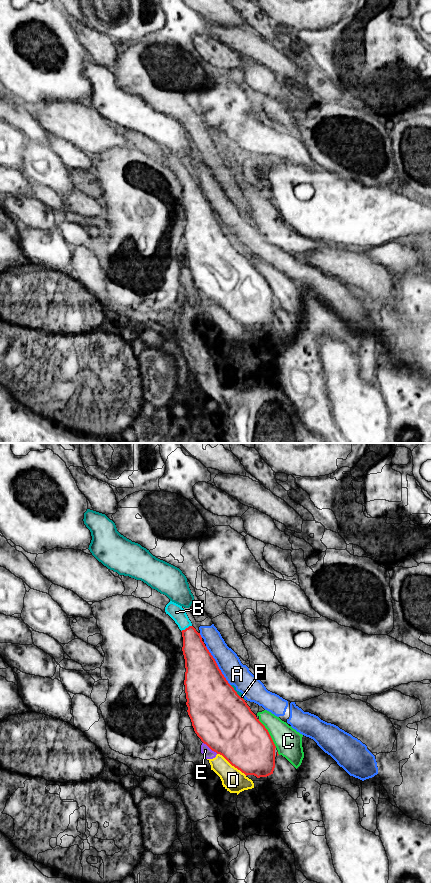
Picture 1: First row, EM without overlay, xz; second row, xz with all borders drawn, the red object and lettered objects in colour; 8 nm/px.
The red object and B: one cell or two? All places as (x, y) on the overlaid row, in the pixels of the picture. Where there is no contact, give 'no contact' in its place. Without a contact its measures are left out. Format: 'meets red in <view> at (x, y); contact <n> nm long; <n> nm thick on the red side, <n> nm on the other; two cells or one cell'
meets red in xz at (186, 628); contact 100 nm long; 220 nm thick on the red side, 120 nm on the other; one cell

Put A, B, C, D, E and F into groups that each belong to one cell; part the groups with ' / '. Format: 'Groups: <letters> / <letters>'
Groups: A / B / C / D E / F

